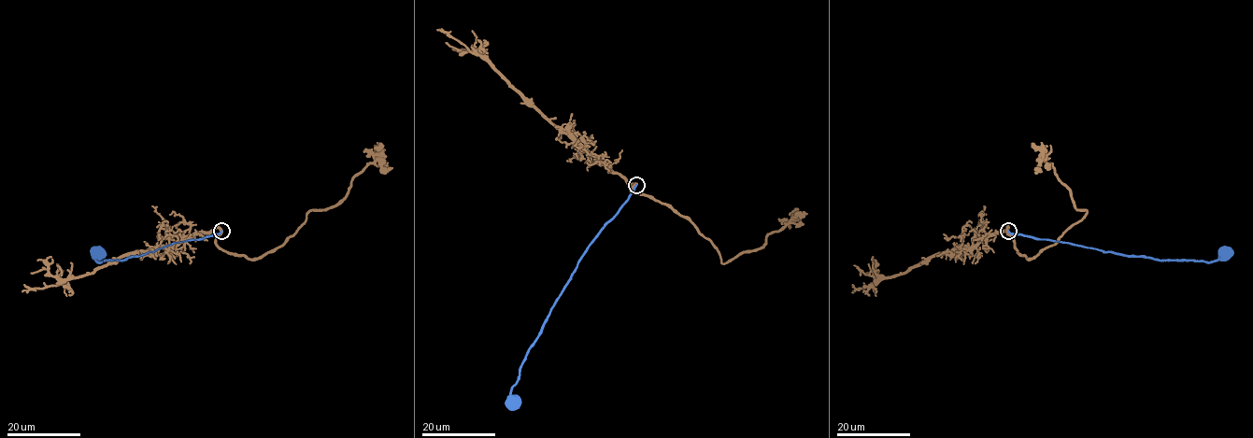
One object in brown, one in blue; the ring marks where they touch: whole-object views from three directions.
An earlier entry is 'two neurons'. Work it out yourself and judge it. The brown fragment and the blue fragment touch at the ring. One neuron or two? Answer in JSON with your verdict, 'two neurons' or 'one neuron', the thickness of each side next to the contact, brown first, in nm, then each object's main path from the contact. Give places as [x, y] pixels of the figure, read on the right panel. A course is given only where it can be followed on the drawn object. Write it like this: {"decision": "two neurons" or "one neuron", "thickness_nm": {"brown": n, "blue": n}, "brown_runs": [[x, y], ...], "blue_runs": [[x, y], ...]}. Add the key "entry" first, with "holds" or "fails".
{"entry": "fails", "decision": "one neuron", "thickness_nm": {"brown": 400, "blue": 190}, "brown_runs": [[1008, 230], [1019, 253], [1032, 259], [1086, 213], [1075, 207], [1070, 190], [1041, 150], [1031, 143]], "blue_runs": [[1008, 231], [1157, 260], [1210, 262], [1225, 252]]}

